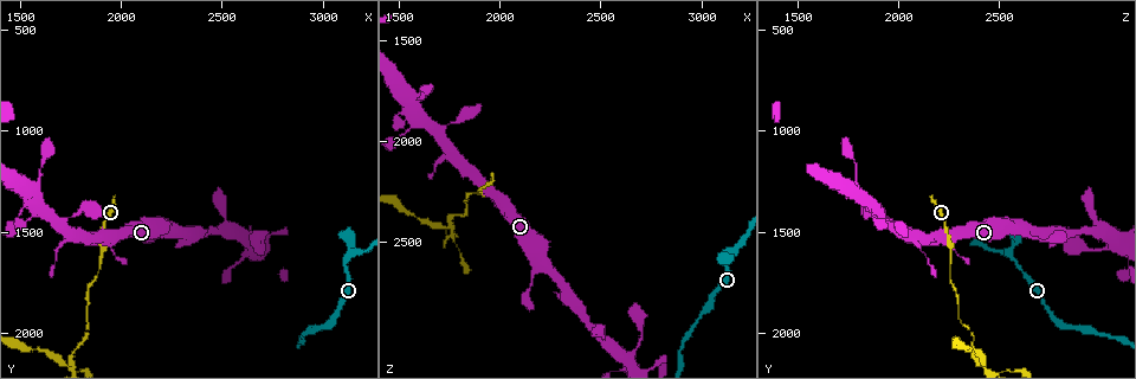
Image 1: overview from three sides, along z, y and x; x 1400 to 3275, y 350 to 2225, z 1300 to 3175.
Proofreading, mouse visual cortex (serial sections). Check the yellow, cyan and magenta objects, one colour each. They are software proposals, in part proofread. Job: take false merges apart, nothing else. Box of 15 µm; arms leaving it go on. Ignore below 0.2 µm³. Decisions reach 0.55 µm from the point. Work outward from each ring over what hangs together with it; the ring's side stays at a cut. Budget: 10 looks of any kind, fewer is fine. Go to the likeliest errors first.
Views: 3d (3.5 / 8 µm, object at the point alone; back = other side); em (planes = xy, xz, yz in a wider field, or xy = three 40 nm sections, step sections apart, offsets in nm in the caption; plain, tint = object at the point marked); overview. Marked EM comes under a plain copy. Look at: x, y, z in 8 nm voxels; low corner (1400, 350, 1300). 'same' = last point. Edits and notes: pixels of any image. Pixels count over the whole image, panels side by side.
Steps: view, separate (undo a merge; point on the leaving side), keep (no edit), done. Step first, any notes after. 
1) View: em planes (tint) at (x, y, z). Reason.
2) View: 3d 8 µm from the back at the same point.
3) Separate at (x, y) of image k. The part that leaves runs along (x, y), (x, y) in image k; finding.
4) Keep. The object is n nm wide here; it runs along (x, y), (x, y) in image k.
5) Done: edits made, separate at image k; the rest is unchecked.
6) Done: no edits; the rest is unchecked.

View: 3d 8 µm at (2640, 1580, 3100). Small branch off a trunk.

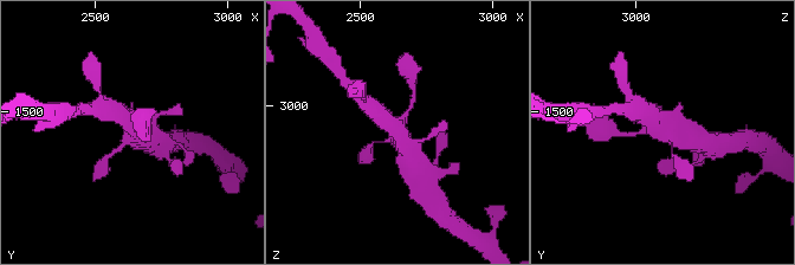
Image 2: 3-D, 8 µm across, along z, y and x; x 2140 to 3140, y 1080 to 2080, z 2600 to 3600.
View: em xy step 2 (tint) at (2650, 1560, 3090). Now the EM.

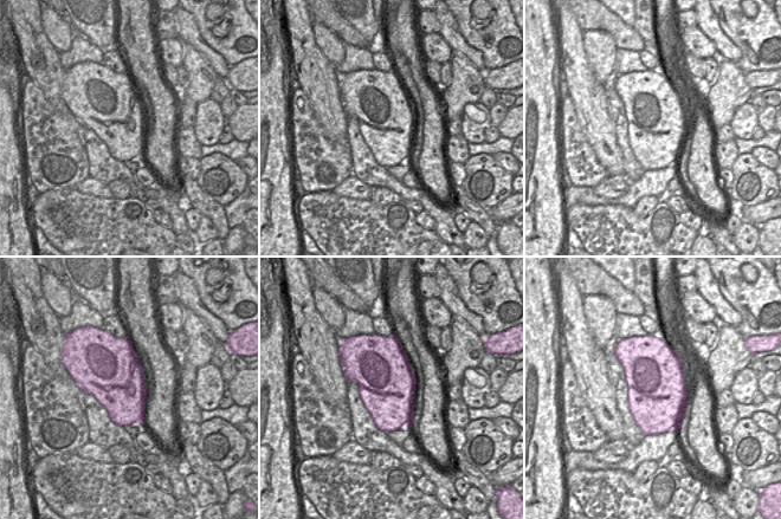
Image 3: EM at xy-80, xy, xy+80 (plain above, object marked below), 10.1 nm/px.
Keep. Continuous, no second cell.

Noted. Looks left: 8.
View: 3d 3.5 µm at (3130, 1610, 2550). Abrupt turn.

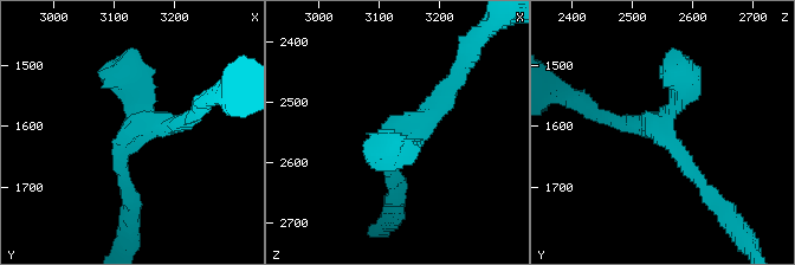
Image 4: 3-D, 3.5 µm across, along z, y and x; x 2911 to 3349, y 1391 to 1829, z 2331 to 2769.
Keep. It runs along (706, 188), (658, 127), (682, 97), (676, 65) in image 4; all the same cell.

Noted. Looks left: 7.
View: 3d 8 µm at (1830, 1870, 2280). Thin neck.

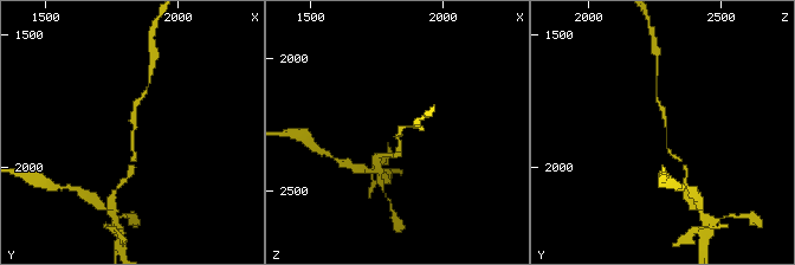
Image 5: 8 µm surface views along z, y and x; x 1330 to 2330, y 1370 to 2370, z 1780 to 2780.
View: 3d 3.5 µm at (1830, 1870, 2290).

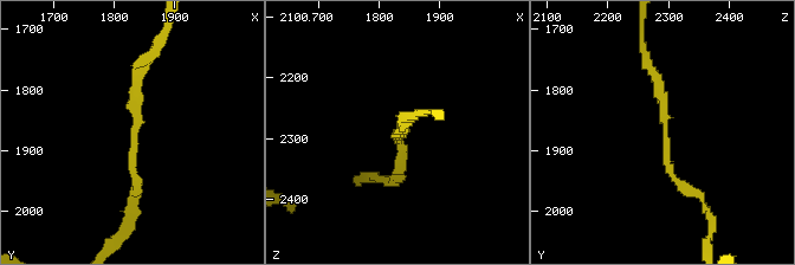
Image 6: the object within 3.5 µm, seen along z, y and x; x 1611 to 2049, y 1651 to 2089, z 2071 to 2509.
Keep. Continuous, no second cell.

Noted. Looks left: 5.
View: 3d 8 µm at (1750, 2140, 2400). Sharp bend.

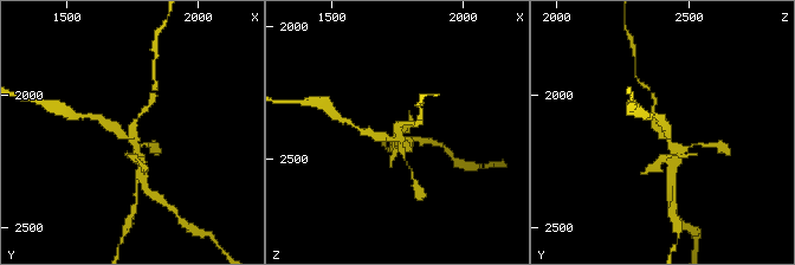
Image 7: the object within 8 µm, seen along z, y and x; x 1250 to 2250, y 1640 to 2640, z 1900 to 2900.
View: 3d 3.5 µm at (1750, 2140, 2420). Closer look.

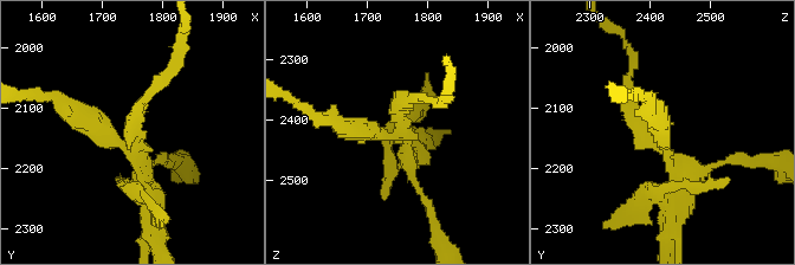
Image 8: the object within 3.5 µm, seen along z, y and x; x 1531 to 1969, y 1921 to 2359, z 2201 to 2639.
View: em xy step 5 (tint) at (1760, 2145, 2405). Now the EM.

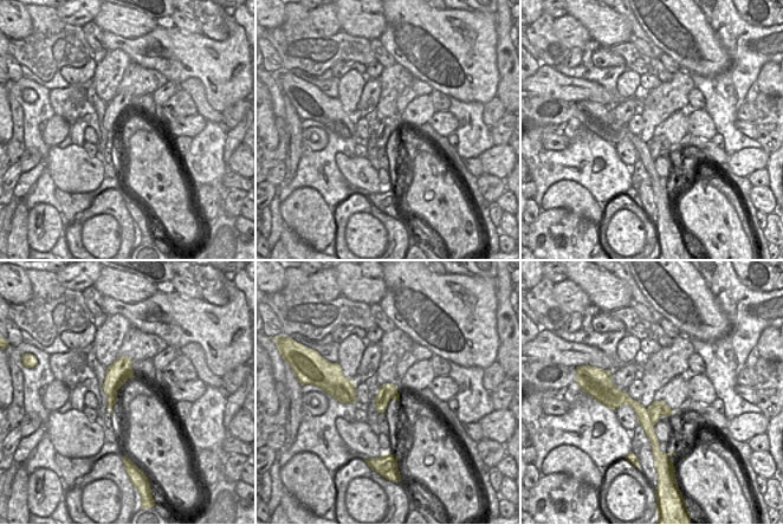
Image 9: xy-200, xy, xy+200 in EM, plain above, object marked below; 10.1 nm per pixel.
Separate at (361, 128) of image 8. A border runs along (647, 408), (653, 425) in image 9; a second cell is stuck on.

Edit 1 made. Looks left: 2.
Done: edits made, separate at image 8; the rest is unchecked.

